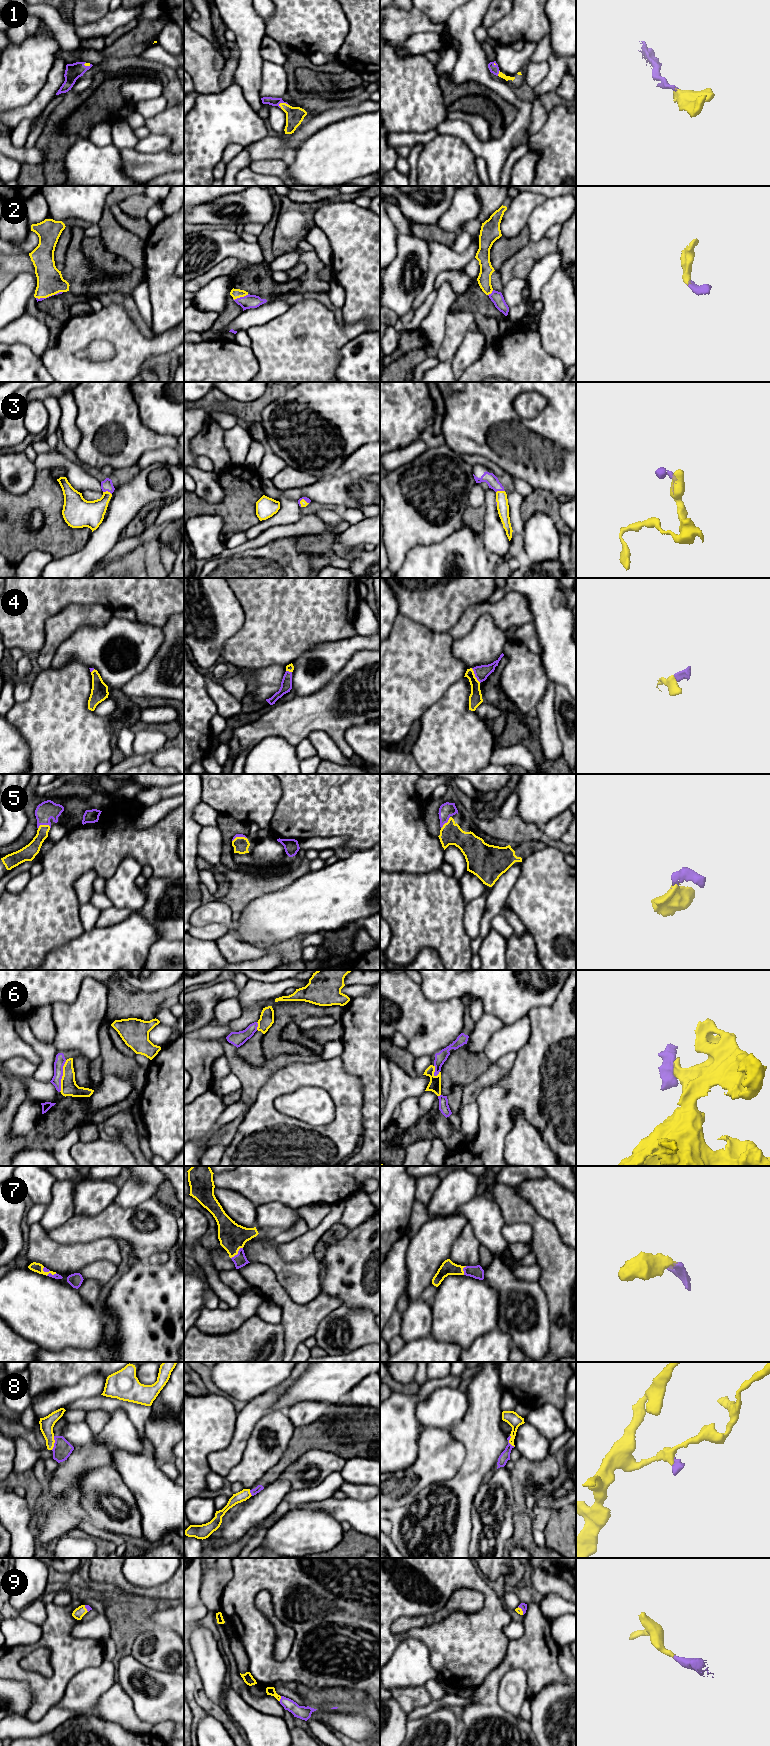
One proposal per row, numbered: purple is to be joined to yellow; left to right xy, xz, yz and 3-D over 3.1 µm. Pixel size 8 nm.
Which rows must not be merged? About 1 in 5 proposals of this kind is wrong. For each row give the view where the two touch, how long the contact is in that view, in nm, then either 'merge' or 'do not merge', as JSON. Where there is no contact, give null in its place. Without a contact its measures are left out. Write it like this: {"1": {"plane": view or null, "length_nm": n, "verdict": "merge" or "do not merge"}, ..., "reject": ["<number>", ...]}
{"1": {"plane": "xz", "length_nm": 90, "verdict": "merge"}, "2": {"plane": "xz", "length_nm": 130, "verdict": "merge"}, "3": {"plane": "xy", "length_nm": 80, "verdict": "merge"}, "4": {"plane": "yz", "length_nm": 140, "verdict": "merge"}, "5": {"plane": "xy", "length_nm": 110, "verdict": "merge"}, "6": {"plane": "xy", "length_nm": 260, "verdict": "do not merge"}, "7": {"plane": "xz", "length_nm": 130, "verdict": "merge"}, "8": {"plane": "xy", "length_nm": 110, "verdict": "do not merge"}, "9": {"plane": "xz", "length_nm": 50, "verdict": "merge"}, "reject": ["6", "8"]}

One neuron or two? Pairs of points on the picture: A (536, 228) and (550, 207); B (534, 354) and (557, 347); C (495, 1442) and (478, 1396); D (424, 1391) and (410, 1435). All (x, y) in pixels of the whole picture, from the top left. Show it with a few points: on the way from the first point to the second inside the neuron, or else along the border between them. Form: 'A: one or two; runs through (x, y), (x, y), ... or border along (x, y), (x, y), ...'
A: one; runs through (538, 223), (549, 212)
B: two; border along (539, 328), (540, 345), (564, 365)
C: one; runs through (484, 1431), (484, 1407)
D: one; runs through (413, 1402), (409, 1406), (409, 1424)

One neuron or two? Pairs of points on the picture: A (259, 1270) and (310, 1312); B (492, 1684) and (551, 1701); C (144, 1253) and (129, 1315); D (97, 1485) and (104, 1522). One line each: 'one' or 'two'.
A: one
B: two
C: two
D: one

